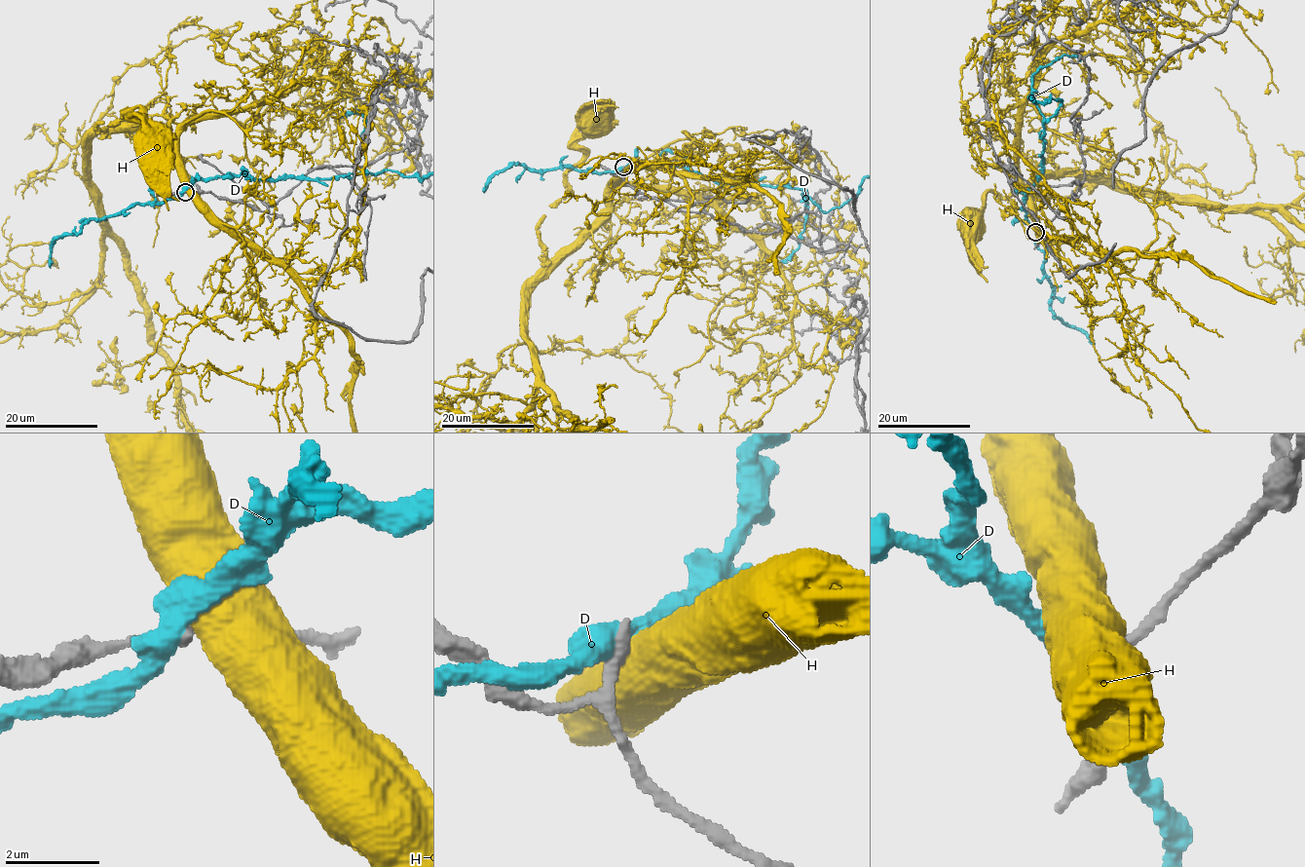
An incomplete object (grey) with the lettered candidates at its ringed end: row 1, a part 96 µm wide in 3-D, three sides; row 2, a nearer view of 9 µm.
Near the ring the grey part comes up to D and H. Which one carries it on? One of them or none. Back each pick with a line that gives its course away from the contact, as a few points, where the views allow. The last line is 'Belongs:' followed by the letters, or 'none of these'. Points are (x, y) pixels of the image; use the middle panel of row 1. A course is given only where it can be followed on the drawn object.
Belongs: none of these

